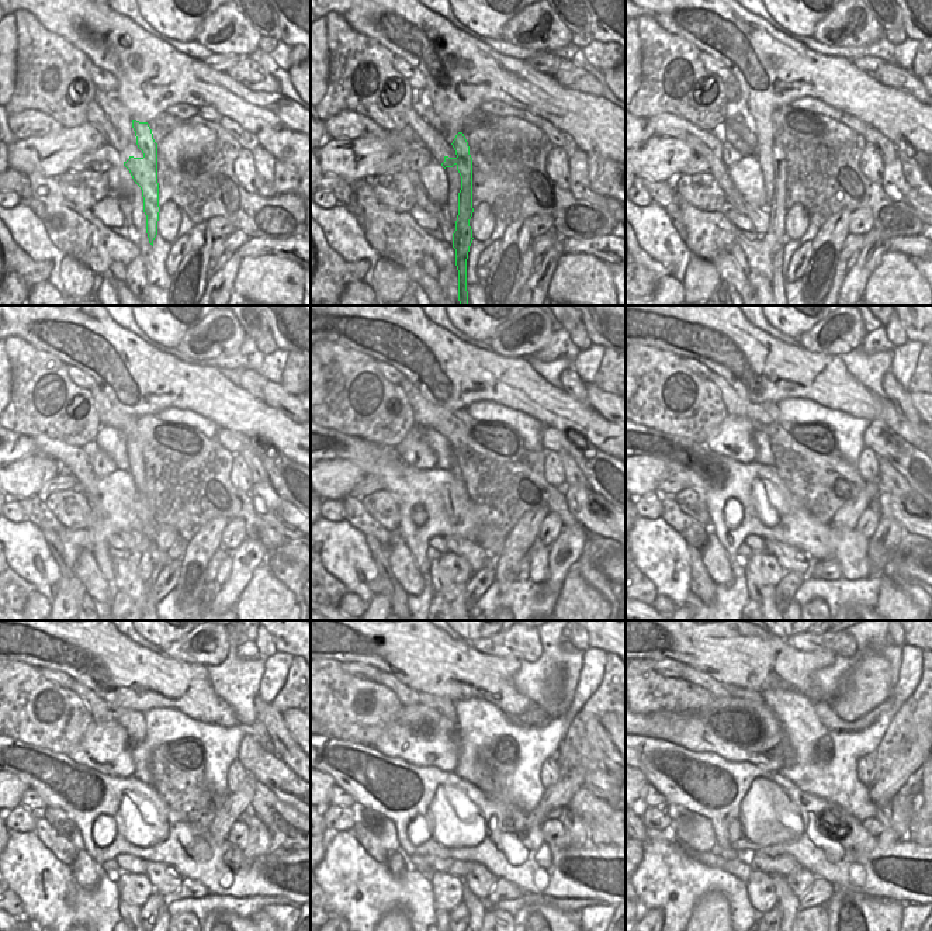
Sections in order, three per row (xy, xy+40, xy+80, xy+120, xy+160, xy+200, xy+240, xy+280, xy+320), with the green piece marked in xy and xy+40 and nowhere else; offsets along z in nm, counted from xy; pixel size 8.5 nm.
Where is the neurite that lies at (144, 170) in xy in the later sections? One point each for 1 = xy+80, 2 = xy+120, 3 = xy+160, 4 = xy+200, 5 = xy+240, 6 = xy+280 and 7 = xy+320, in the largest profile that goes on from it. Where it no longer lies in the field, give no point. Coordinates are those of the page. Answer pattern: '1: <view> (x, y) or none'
1: xy+80 (775, 239)
2: xy+120 (141, 561)
3: xy+160 (458, 568)
4: xy+200 (764, 564)
5: xy+240 (134, 889)
6: xy+280 (447, 889)
7: xy+320 (762, 895)

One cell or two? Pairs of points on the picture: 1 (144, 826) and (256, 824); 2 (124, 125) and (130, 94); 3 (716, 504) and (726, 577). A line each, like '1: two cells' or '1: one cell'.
1: two cells
2: two cells
3: two cells

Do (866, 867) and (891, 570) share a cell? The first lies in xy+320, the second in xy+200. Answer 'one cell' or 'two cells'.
one cell

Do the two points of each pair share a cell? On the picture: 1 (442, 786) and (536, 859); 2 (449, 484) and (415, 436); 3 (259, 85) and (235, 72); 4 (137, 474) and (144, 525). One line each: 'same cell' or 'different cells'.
1: same cell
2: different cells
3: same cell
4: different cells

